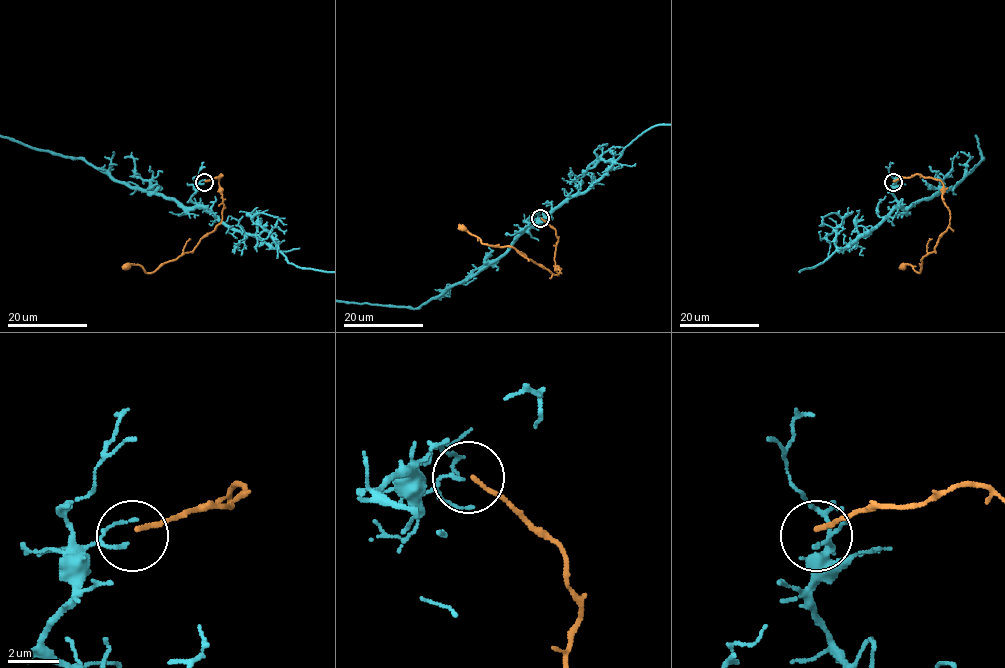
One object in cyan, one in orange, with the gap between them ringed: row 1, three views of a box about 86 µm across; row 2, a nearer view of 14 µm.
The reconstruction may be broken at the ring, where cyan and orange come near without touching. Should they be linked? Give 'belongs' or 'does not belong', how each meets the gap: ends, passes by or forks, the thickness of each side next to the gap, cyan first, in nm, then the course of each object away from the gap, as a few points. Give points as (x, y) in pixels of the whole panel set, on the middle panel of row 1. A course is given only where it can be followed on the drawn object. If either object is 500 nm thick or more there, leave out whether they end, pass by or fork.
does not belong | cyan ends | orange ends | 130/180 nm | orange via (541, 218), (555, 230), (558, 239), (555, 248), (558, 274), (521, 255), (511, 246), (482, 242), (459, 224)

